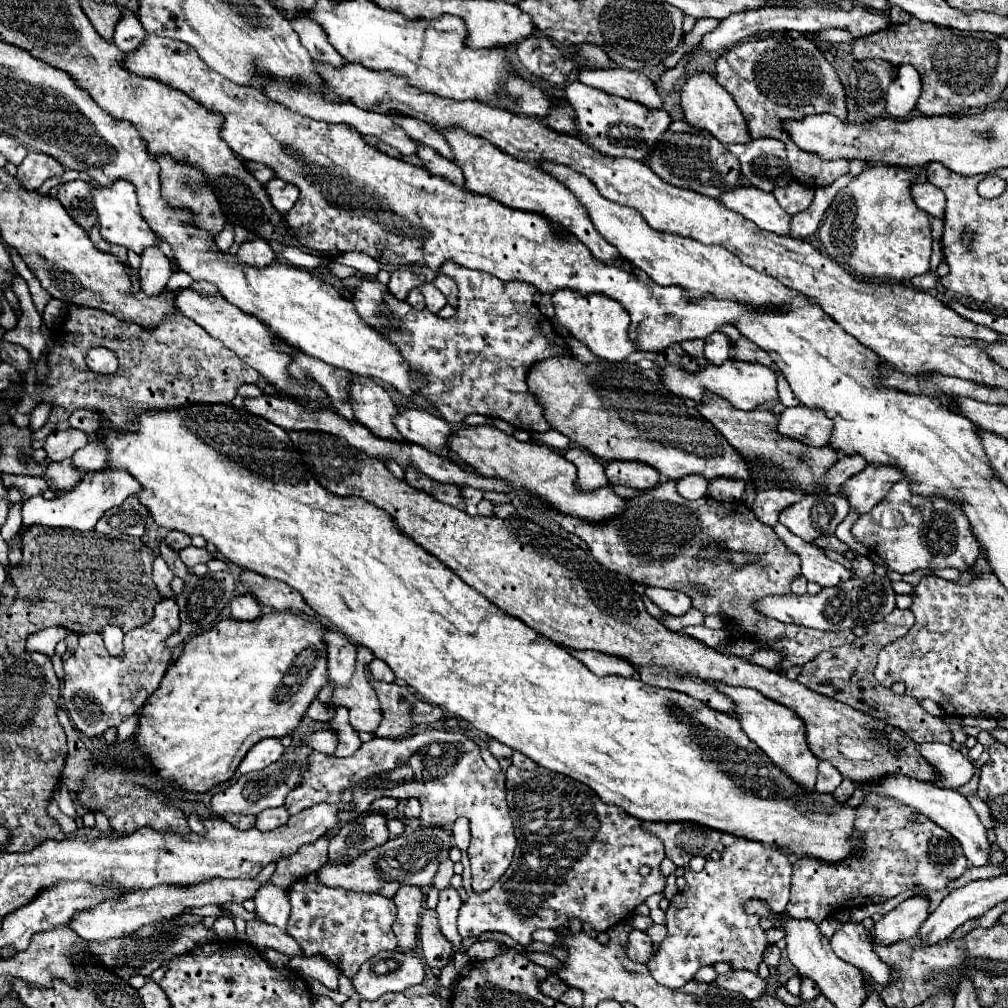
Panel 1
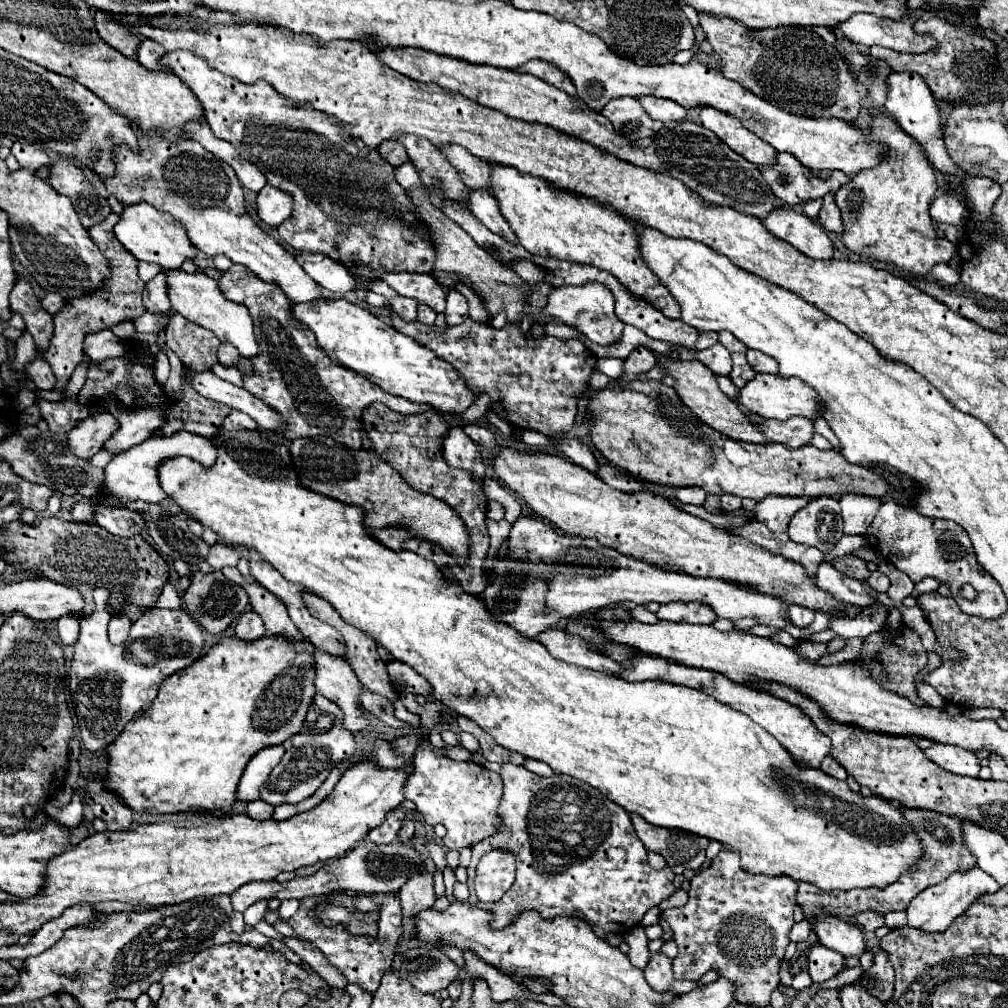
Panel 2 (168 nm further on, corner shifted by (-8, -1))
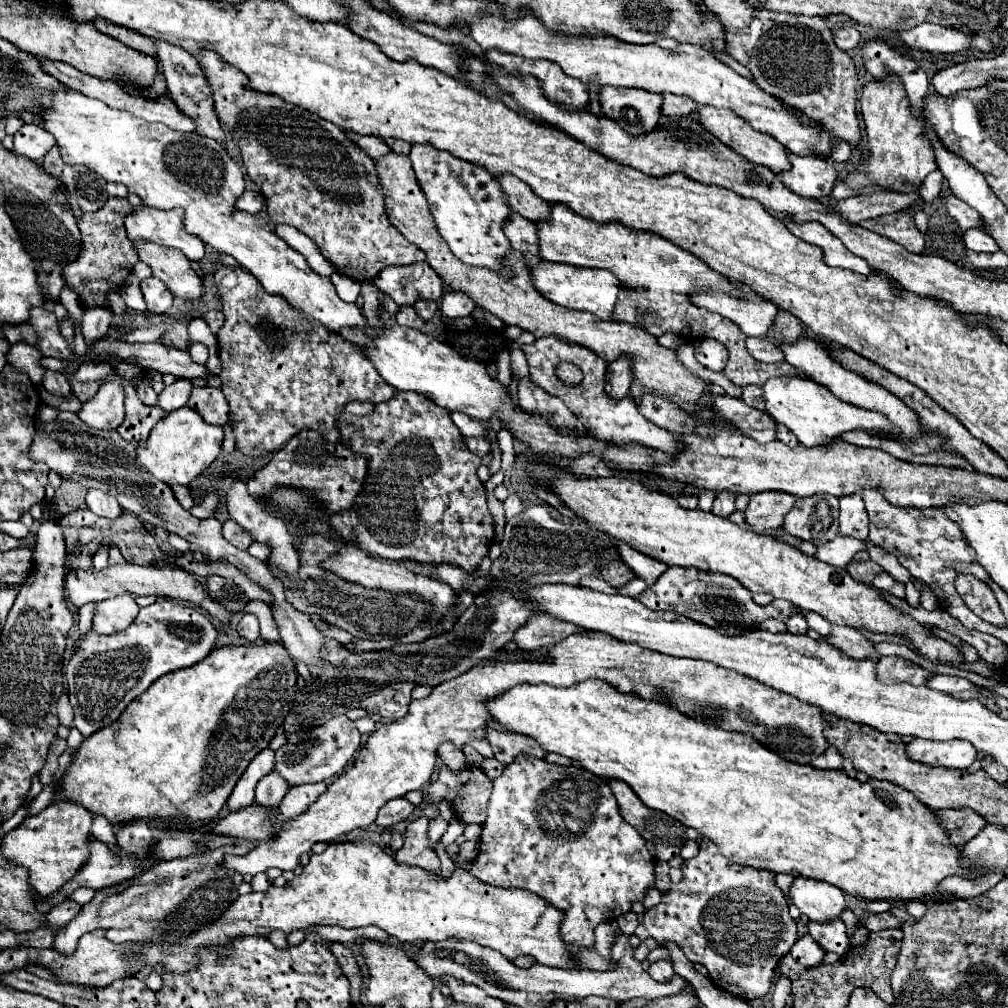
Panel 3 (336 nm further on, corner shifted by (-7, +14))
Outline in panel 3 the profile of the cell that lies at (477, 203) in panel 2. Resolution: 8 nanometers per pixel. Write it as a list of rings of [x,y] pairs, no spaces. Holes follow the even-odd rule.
[[[512,214],[512,218],[504,224],[504,234],[508,236],[510,244],[518,252],[528,252],[534,256],[540,256],[538,250],[538,236],[536,236],[536,224],[530,220],[524,220],[520,214]]]

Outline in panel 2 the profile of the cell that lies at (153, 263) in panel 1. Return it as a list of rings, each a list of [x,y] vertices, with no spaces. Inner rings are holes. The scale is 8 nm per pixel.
[[[165,271],[155,275],[155,279],[151,279],[147,283],[147,287],[143,291],[143,303],[145,303],[147,311],[153,311],[153,313],[171,309],[167,287],[165,287]]]

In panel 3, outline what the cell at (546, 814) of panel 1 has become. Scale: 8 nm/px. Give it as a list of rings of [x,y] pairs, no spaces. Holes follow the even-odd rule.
[[[518,754],[494,780],[488,806],[488,820],[482,826],[480,852],[470,868],[478,880],[500,888],[522,888],[538,894],[548,904],[564,912],[562,940],[572,946],[594,946],[594,928],[600,922],[616,920],[630,912],[634,900],[642,900],[646,888],[654,886],[654,858],[646,850],[646,840],[620,816],[616,798],[608,784],[592,772],[576,766],[558,766],[530,754]]]

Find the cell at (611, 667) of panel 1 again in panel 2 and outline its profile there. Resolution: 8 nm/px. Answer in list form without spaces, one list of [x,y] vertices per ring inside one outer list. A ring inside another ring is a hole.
[[[561,627],[547,629],[541,635],[537,635],[537,639],[547,647],[547,651],[553,657],[557,657],[561,661],[567,661],[567,663],[573,663],[579,667],[587,667],[587,669],[595,669],[595,671],[605,671],[611,675],[621,675],[621,671],[623,671],[623,667],[619,663],[615,663],[613,659],[609,659],[597,651],[591,651],[583,639],[565,633]]]

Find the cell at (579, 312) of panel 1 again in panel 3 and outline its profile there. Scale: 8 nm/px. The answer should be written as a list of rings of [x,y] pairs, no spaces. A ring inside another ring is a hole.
[[[540,262],[532,268],[532,284],[534,288],[550,302],[558,306],[566,306],[572,310],[586,310],[596,314],[602,320],[610,320],[616,298],[618,298],[618,280],[608,270],[592,270],[592,268],[578,268],[568,264],[554,264],[554,262]]]

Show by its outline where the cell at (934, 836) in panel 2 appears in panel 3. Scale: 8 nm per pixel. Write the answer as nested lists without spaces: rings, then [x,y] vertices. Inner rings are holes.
[[[970,808],[940,810],[940,812],[936,812],[936,816],[944,822],[942,826],[948,828],[948,832],[952,834],[950,840],[956,846],[972,840],[986,826],[986,820],[980,814],[976,814],[974,810],[970,810]]]

